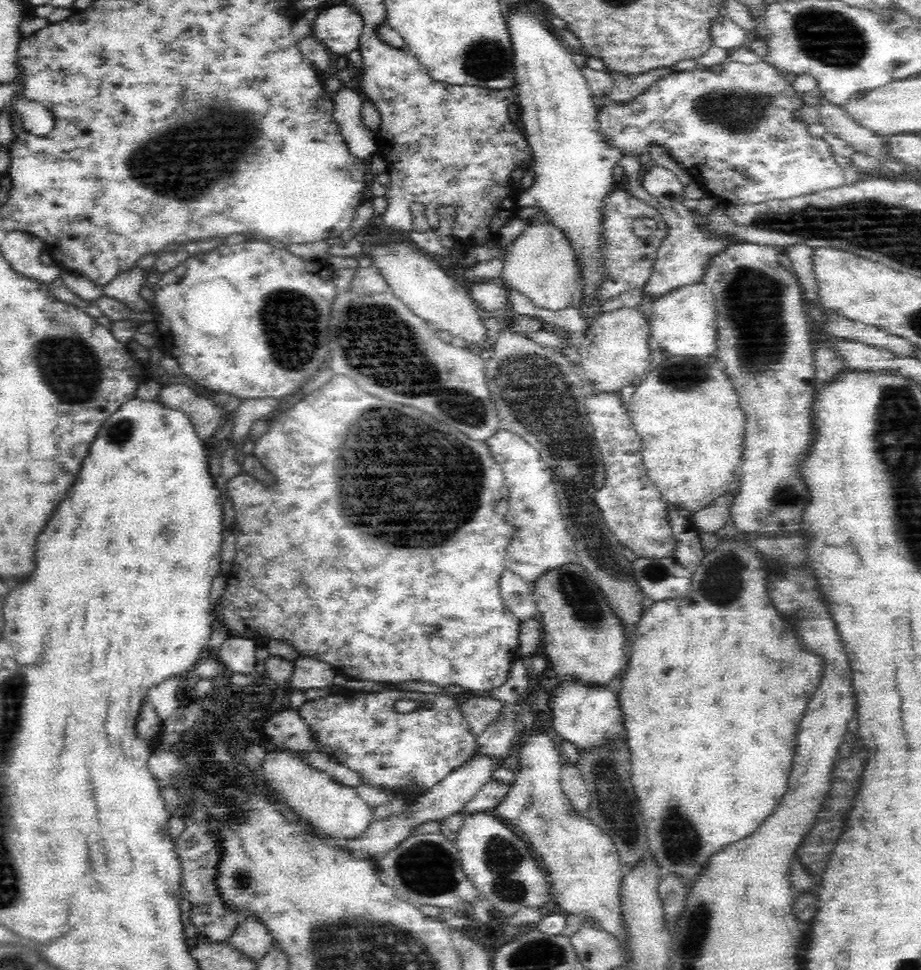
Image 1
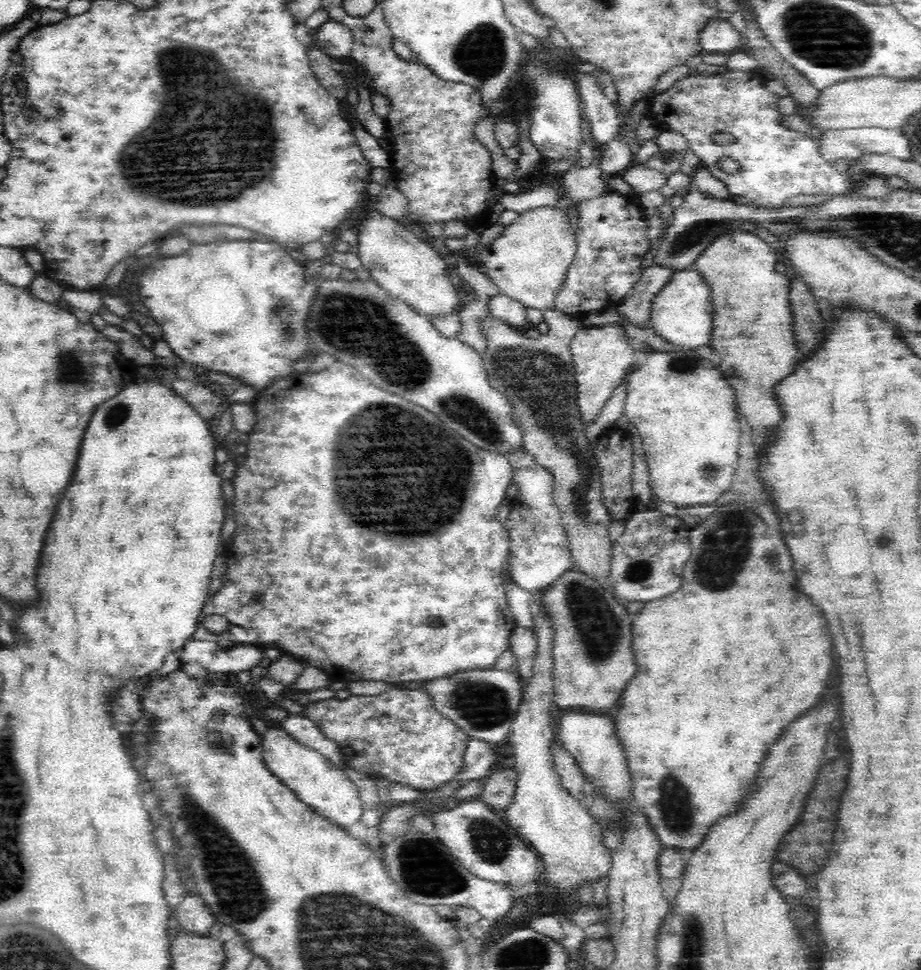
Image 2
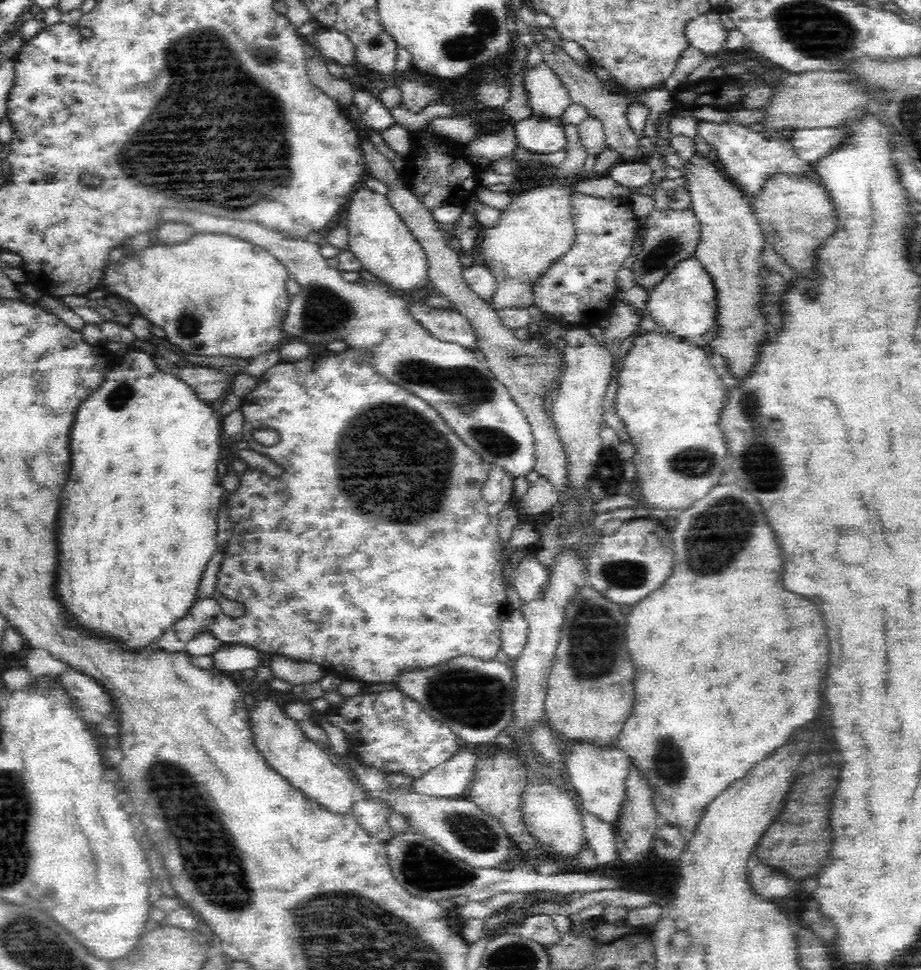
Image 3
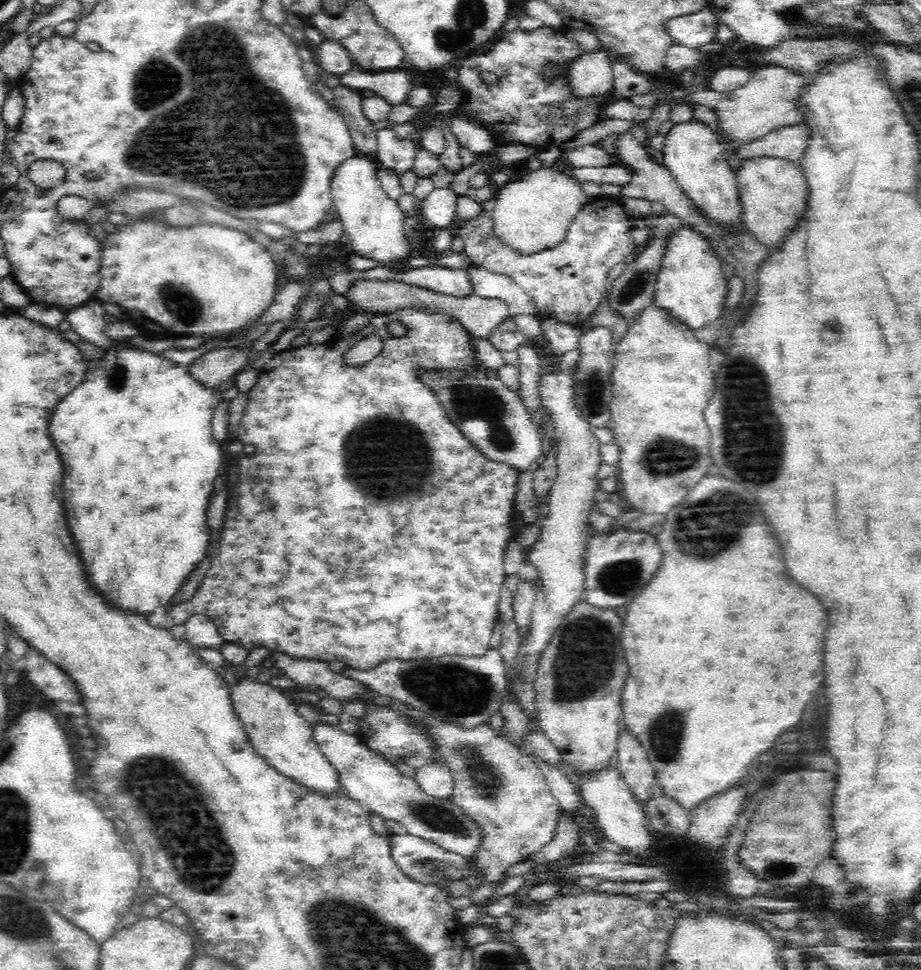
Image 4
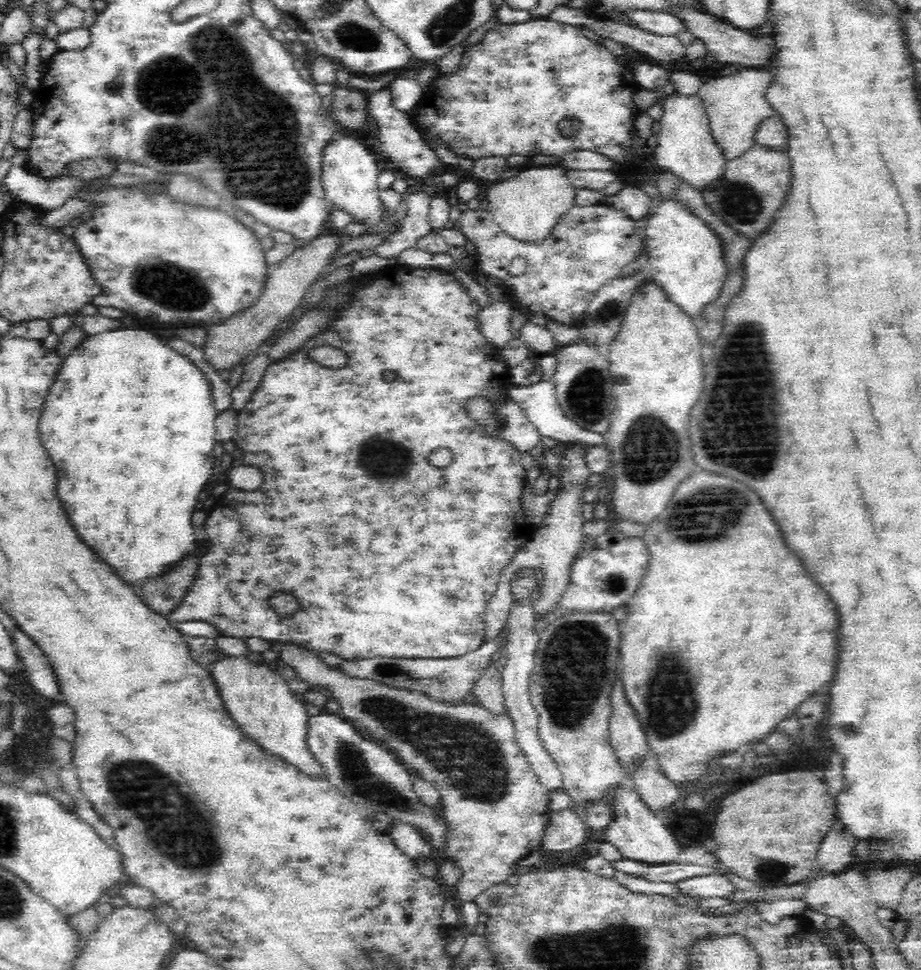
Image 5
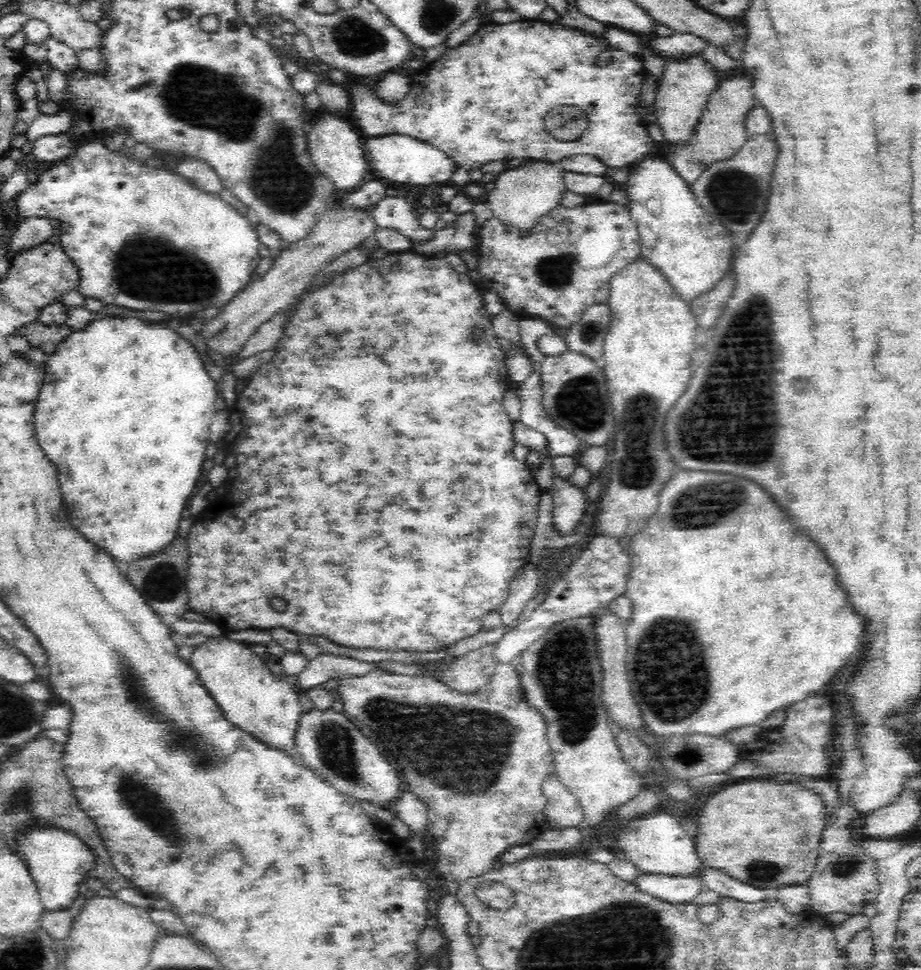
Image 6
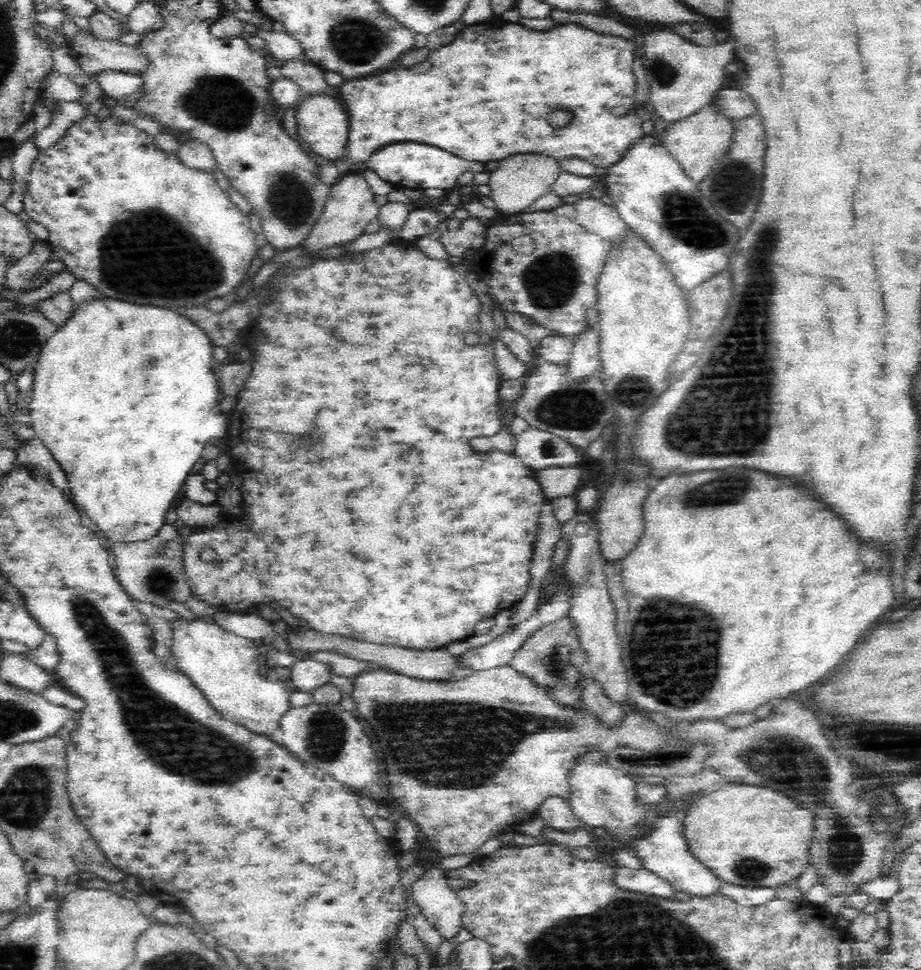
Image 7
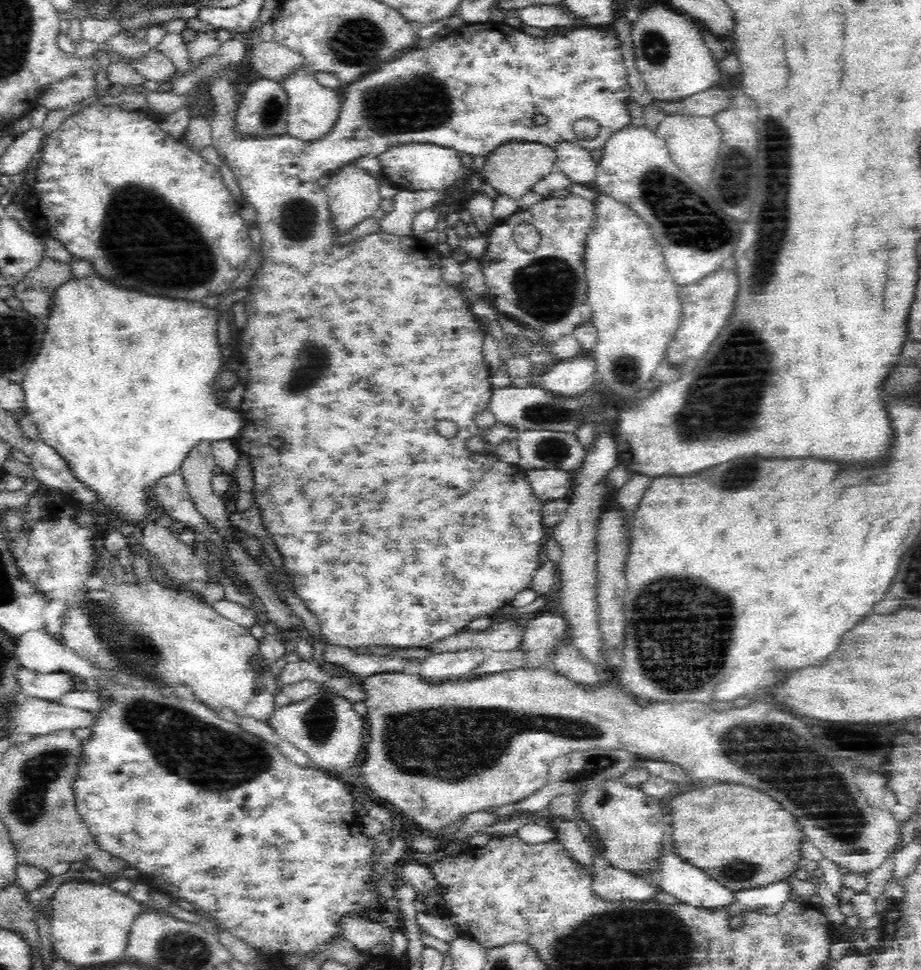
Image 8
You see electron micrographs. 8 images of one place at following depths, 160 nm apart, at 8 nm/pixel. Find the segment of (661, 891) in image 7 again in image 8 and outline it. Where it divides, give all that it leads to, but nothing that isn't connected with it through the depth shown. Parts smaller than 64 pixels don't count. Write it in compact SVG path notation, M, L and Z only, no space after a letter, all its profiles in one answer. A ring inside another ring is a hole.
M608 867L592 876L592 895L606 902L643 902L655 899L661 892L648 879L632 875L632 872Z

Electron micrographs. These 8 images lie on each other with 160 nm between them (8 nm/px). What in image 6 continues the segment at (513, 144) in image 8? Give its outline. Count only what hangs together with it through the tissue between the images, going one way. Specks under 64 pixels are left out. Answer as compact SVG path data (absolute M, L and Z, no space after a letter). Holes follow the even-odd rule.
M531 160L524 164L506 168L495 176L493 192L487 192L487 203L494 211L494 216L508 225L528 229L551 208L558 206L567 192L563 179L565 171L557 164L548 161Z

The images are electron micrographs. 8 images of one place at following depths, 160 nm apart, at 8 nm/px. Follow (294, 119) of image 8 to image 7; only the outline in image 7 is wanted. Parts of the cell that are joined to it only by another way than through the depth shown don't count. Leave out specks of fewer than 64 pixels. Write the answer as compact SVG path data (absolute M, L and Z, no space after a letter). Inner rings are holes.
M312 93L300 98L296 106L296 134L304 142L308 142L311 150L316 154L340 160L344 158L348 134L348 115L344 111L346 106L330 93Z

